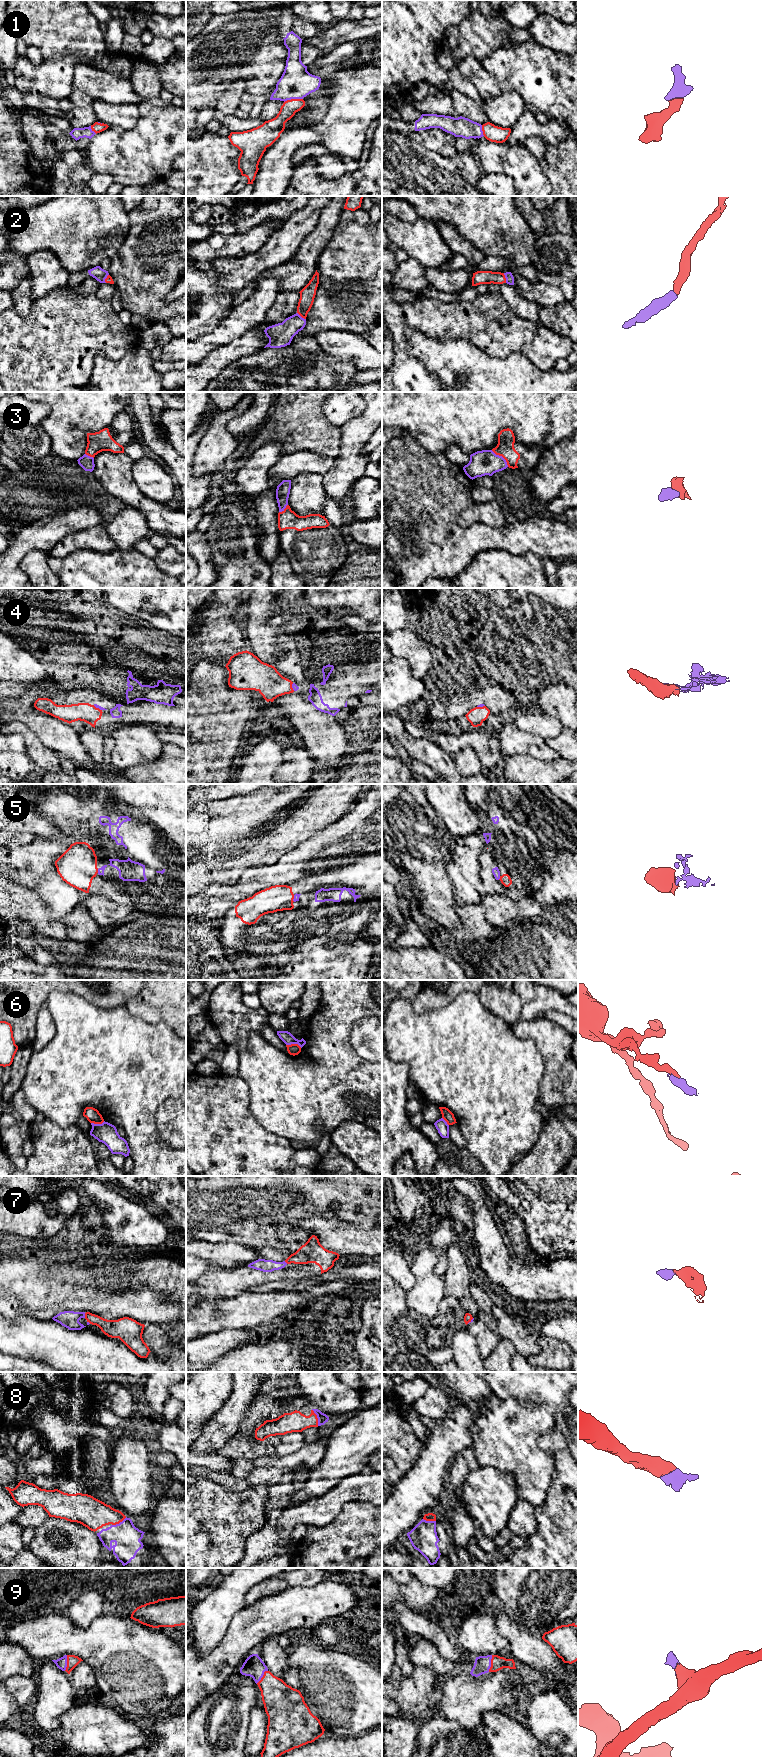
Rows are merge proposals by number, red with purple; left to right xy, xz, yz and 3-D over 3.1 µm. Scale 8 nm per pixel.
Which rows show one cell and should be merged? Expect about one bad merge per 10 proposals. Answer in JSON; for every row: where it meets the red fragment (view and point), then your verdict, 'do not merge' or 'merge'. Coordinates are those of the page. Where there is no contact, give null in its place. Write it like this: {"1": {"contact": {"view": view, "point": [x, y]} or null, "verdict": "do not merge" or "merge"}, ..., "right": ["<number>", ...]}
{"1": {"contact": {"view": "xz", "point": [293, 99]}, "verdict": "merge"}, "2": {"contact": {"view": "yz", "point": [505, 278]}, "verdict": "merge"}, "3": {"contact": {"view": "yz", "point": [501, 455]}, "verdict": "merge"}, "4": {"contact": {"view": "xy", "point": [97, 708]}, "verdict": "merge"}, "5": {"contact": {"view": "yz", "point": [500, 878]}, "verdict": "merge"}, "6": {"contact": {"view": "xz", "point": [294, 1044]}, "verdict": "do not merge"}, "7": {"contact": {"view": "xy", "point": [85, 1315]}, "verdict": "merge"}, "8": {"contact": {"view": "xz", "point": [316, 1417]}, "verdict": "merge"}, "9": {"contact": {"view": "yz", "point": [491, 1663]}, "verdict": "merge"}, "right": ["1", "2", "3", "4", "5", "7", "8", "9"]}

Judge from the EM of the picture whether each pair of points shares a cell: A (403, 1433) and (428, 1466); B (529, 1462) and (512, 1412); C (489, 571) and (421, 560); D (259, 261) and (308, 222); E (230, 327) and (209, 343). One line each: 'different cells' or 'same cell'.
A: different cells
B: same cell
C: different cells
D: same cell
E: same cell

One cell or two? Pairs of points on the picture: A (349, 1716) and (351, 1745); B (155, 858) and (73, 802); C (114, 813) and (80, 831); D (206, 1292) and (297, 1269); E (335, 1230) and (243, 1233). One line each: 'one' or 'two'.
A: two
B: one
C: one
D: one
E: two

